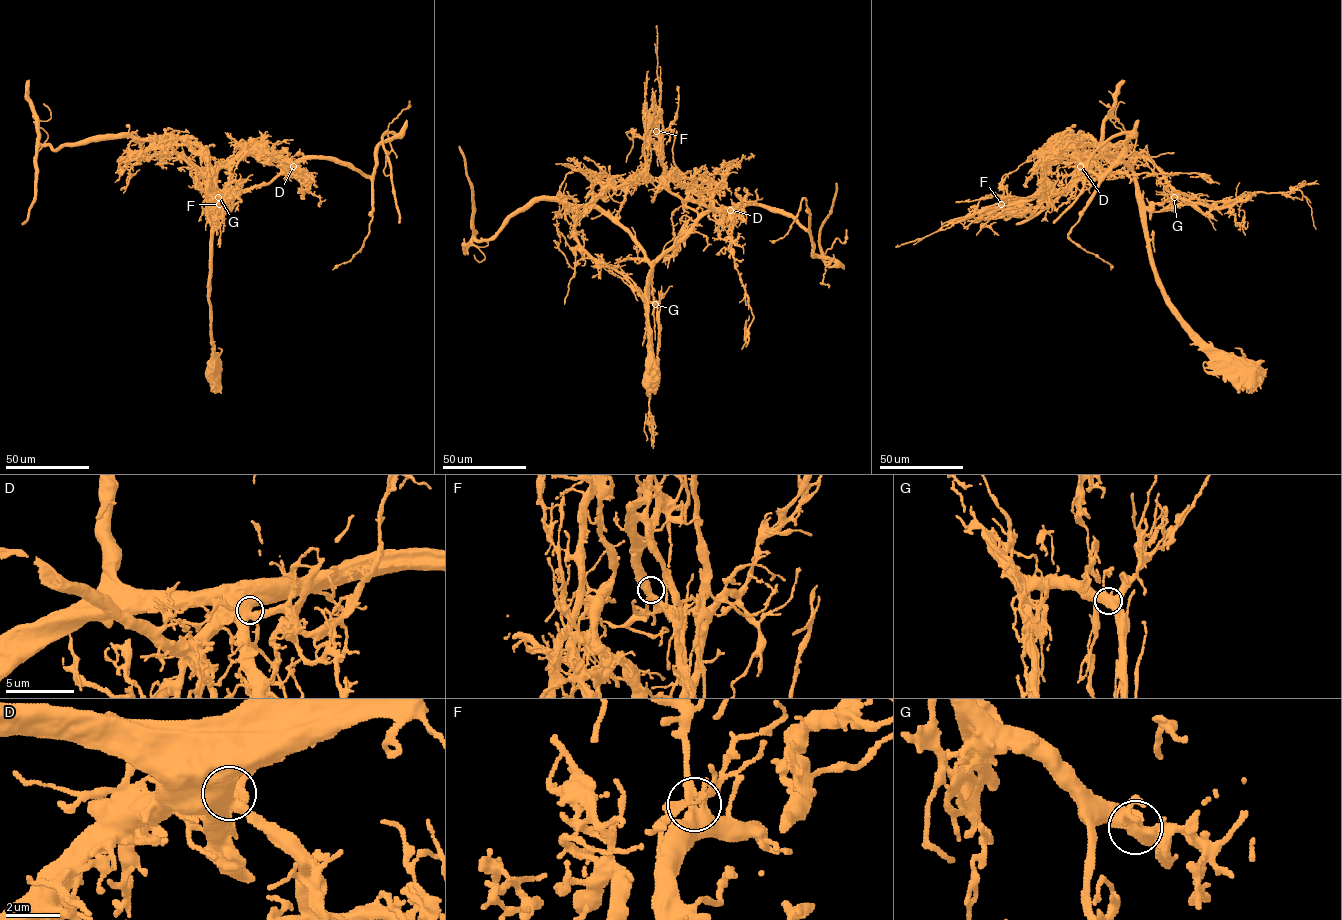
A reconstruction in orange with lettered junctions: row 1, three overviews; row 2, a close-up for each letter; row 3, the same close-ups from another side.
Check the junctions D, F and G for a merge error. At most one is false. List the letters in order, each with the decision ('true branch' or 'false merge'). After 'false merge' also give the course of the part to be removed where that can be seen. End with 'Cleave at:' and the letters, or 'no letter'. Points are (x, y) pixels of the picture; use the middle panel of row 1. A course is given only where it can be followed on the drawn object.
D: true branch
F: true branch
G: true branch
Cleave at: no letter

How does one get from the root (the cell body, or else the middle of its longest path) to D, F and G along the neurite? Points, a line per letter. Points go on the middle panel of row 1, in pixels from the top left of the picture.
D: (651, 378), (649, 378), (650, 336), (646, 300), (646, 283), (651, 270), (701, 217), (712, 211), (730, 210)
F: (651, 378), (646, 283), (654, 265), (697, 217), (685, 205), (687, 190), (681, 180), (664, 169), (656, 131)
G: (651, 378), (649, 378), (650, 336), (646, 283), (651, 275), (655, 304)

